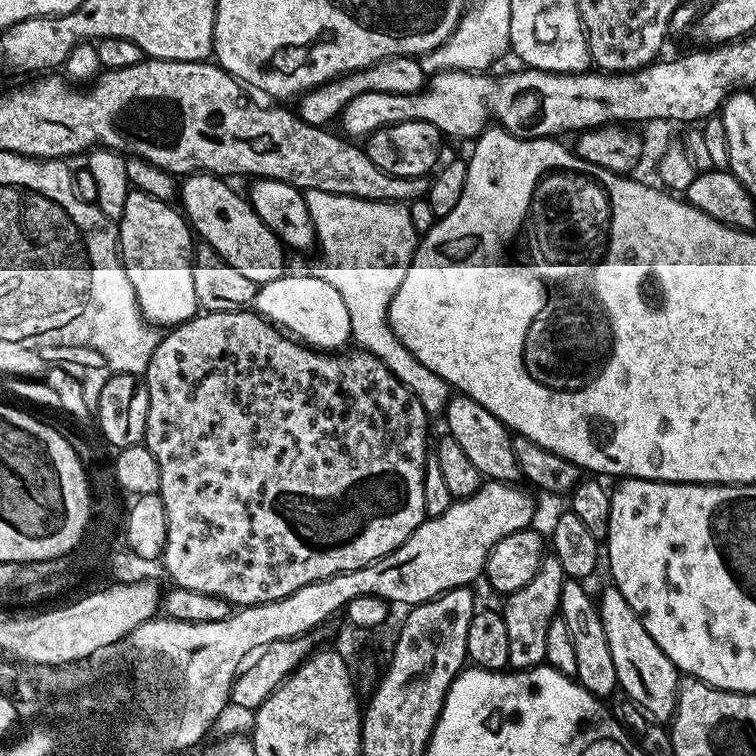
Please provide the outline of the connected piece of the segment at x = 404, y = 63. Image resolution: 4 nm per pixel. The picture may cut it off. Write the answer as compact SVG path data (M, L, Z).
M391 56L385 60L379 60L377 64L371 64L368 68L359 68L357 72L348 72L344 76L337 76L335 80L328 80L322 86L312 88L299 97L298 115L308 124L321 126L331 125L345 106L358 94L367 92L385 92L386 94L414 94L419 92L426 83L426 75L419 68L418 59L410 56Z

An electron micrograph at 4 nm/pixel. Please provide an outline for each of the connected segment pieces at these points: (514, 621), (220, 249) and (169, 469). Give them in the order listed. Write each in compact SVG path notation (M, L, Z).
M545 555L542 566L538 566L538 574L522 586L522 590L507 593L508 600L502 605L506 631L510 637L510 658L508 668L527 670L541 667L546 661L546 633L550 630L550 622L557 619L560 611L560 595L565 582L562 562L554 555Z
M207 172L185 175L178 188L178 204L182 215L203 243L211 246L227 264L234 266L234 270L250 278L250 282L258 286L274 282L279 276L285 275L286 249L266 226L266 222L258 218L247 199L241 193L239 196L228 184L231 183L227 179Z
M245 310L243 312L201 311L193 316L192 319L169 327L165 332L168 333L165 336L163 333L157 339L156 348L152 351L152 357L148 363L148 369L142 374L144 385L148 391L146 430L144 431L142 443L144 447L150 450L150 454L154 454L154 458L158 462L158 474L160 475L160 490L158 495L162 498L162 506L166 506L166 542L164 543L162 565L164 564L169 578L172 579L171 583L175 587L185 588L186 590L198 590L198 594L217 596L218 598L227 600L229 605L232 606L274 602L275 600L281 600L290 594L294 594L294 590L302 590L302 586L310 586L310 582L318 582L319 580L330 578L334 574L358 570L362 566L366 566L370 562L374 562L378 558L390 554L398 546L402 546L402 542L406 542L406 538L410 538L410 534L414 534L414 530L418 530L418 526L424 523L426 517L424 515L424 503L422 502L422 486L424 485L424 468L430 459L430 440L428 444L430 417L426 414L426 410L422 410L422 402L418 402L418 398L414 398L412 391L402 382L398 382L398 378L394 378L394 374L390 374L390 370L386 370L386 366L382 366L382 362L378 362L378 358L374 358L374 354L363 350L322 352L309 348L307 344L301 344L300 341L293 340L291 336L281 332L276 325L270 323L265 316L261 316L255 310Z

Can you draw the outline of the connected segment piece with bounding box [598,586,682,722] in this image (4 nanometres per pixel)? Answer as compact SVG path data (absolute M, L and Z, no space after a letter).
M614 586L607 587L601 590L600 596L598 592L598 607L602 626L606 629L606 642L610 642L610 655L614 658L619 691L627 699L642 706L656 720L671 721L676 712L676 687L680 685L681 673L674 662L662 654L658 642L646 634L646 626L642 626L638 614L630 610L630 602L622 598L622 590Z

